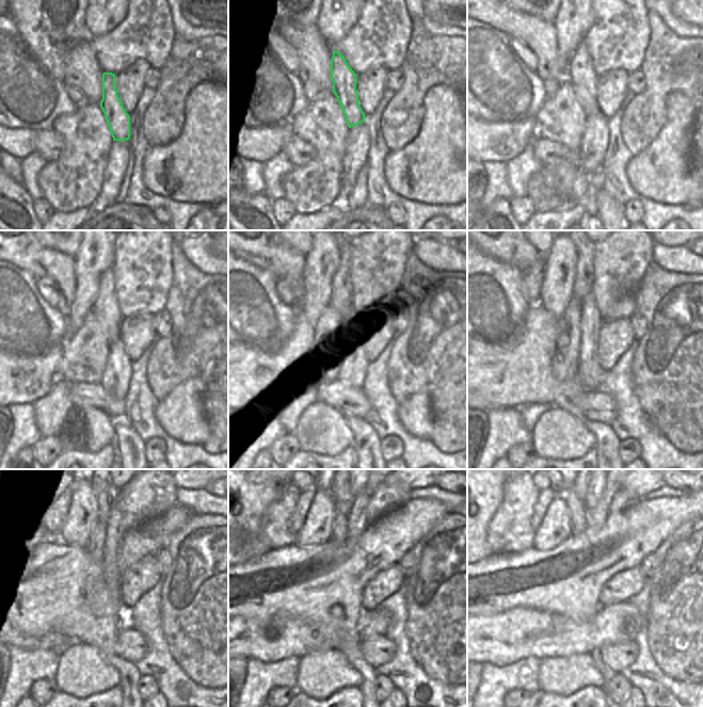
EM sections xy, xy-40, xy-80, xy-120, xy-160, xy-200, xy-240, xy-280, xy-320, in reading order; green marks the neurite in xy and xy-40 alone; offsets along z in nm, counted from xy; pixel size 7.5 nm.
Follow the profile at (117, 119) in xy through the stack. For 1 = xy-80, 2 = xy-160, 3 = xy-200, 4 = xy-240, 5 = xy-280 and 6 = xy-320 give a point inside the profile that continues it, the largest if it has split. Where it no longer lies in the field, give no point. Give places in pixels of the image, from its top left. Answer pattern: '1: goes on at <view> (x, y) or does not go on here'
1: goes on at xy-80 (580, 74)
2: goes on at xy-160 (341, 289)
3: goes on at xy-200 (582, 285)
4: goes on at xy-240 (106, 492)
5: goes on at xy-280 (340, 491)
6: goes on at xy-320 (580, 491)

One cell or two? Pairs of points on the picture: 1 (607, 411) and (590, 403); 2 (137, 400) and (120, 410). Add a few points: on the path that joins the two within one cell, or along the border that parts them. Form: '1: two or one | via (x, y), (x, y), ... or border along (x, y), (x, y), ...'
1: one | via (603, 408), (594, 404)
2: two | border along (126, 399), (126, 414), (124, 416)

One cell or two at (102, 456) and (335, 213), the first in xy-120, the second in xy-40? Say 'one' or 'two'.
one

